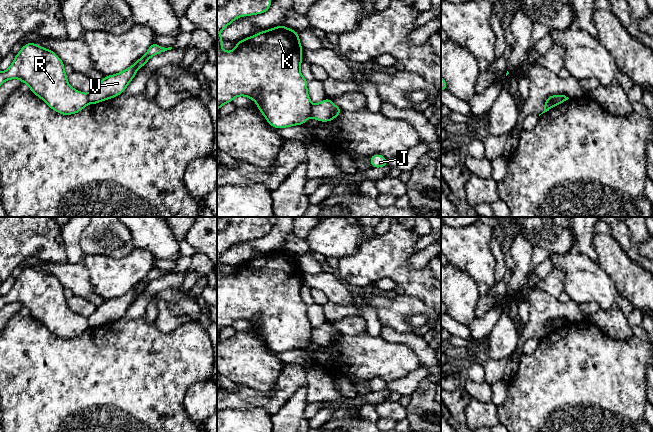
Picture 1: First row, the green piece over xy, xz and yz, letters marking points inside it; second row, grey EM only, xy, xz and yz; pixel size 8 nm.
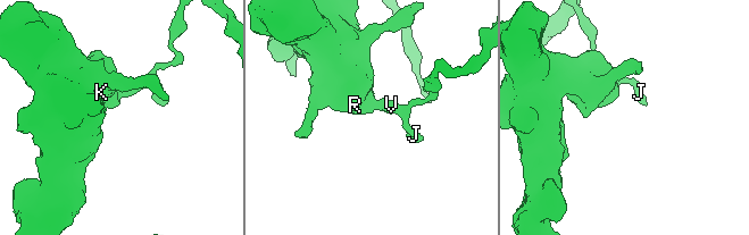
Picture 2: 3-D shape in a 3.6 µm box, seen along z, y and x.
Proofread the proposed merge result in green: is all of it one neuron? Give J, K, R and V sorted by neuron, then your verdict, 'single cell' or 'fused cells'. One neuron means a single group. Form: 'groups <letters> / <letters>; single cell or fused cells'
groups J V / K R; fused cells

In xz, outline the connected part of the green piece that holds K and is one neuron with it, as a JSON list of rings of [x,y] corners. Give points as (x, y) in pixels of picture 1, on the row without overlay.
[[[217,217],[217,335],[237,320],[246,320],[256,326],[268,348],[279,353],[302,349],[311,341],[313,329],[307,316],[308,305],[300,295],[303,272],[299,265],[299,256],[280,249],[237,265],[235,272],[229,276],[222,273],[221,269],[225,264],[220,261],[220,256],[237,242],[263,238],[271,229],[272,225],[267,217]]]

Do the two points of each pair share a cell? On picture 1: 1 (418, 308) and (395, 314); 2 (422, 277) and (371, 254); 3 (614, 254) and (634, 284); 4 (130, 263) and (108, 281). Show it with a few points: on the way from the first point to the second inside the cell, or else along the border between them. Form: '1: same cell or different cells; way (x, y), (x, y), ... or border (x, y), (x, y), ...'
1: same cell; way (412, 308), (401, 309)
2: same cell; way (409, 277), (406, 277), (384, 256)
3: same cell; way (614, 261), (629, 277)
4: same cell; way (125, 268), (113, 278)

